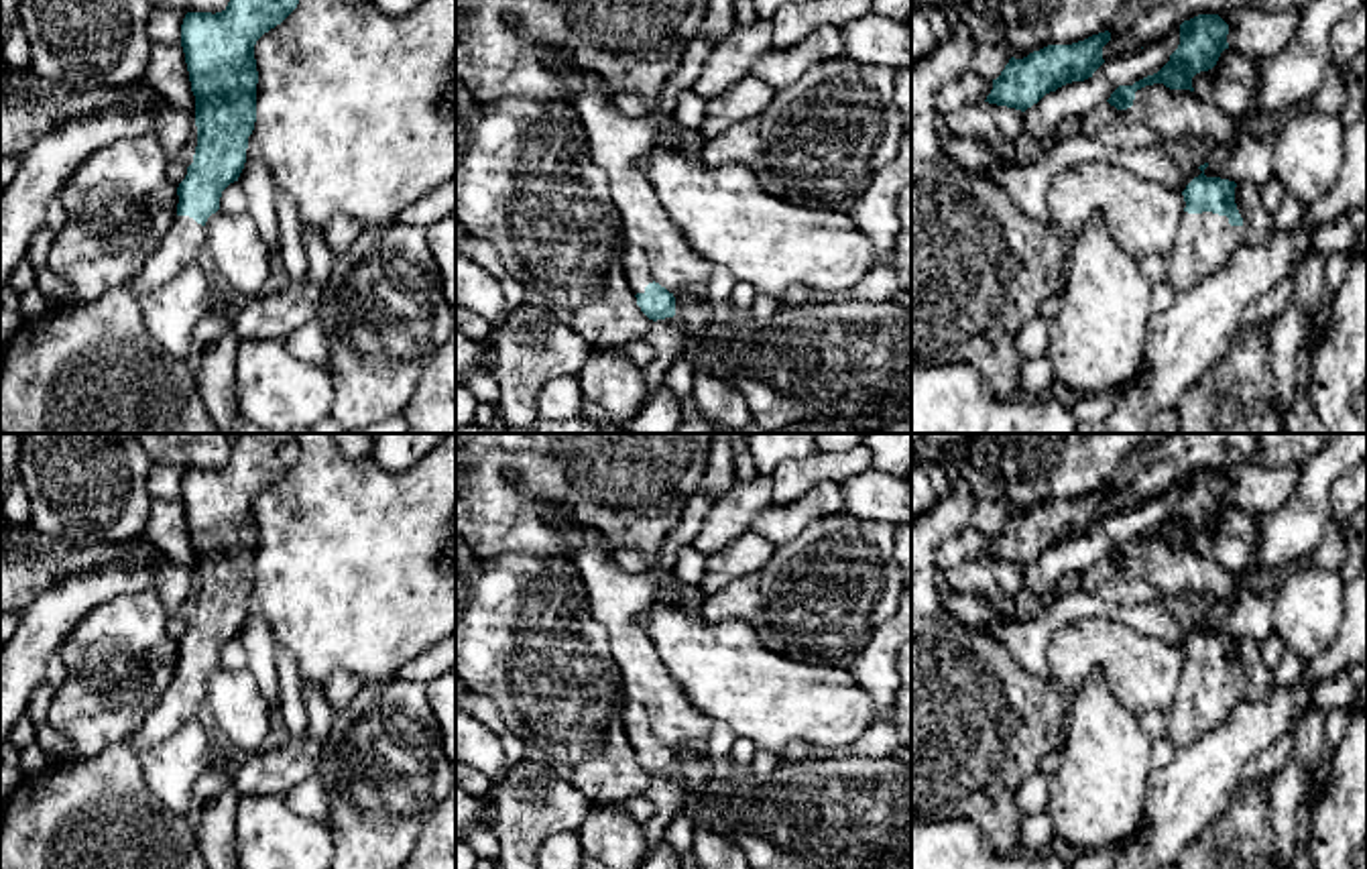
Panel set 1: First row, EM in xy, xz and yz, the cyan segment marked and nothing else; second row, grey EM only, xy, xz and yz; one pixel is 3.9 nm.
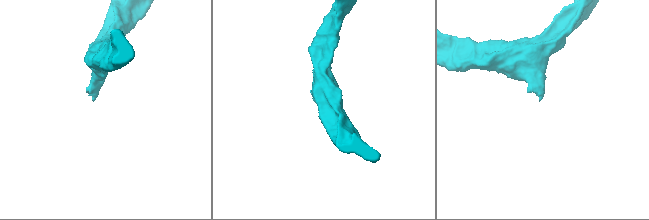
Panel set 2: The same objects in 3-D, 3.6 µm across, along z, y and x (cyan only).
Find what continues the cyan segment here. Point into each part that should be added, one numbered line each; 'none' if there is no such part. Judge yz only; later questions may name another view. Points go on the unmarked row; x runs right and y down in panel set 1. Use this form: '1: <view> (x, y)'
1: yz (1205, 699)

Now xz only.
1: xz (637, 725)

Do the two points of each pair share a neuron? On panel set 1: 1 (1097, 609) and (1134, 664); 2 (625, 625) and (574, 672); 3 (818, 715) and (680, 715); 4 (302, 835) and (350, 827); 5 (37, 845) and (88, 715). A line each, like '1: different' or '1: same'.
1: different
2: different
3: different
4: different
5: different

